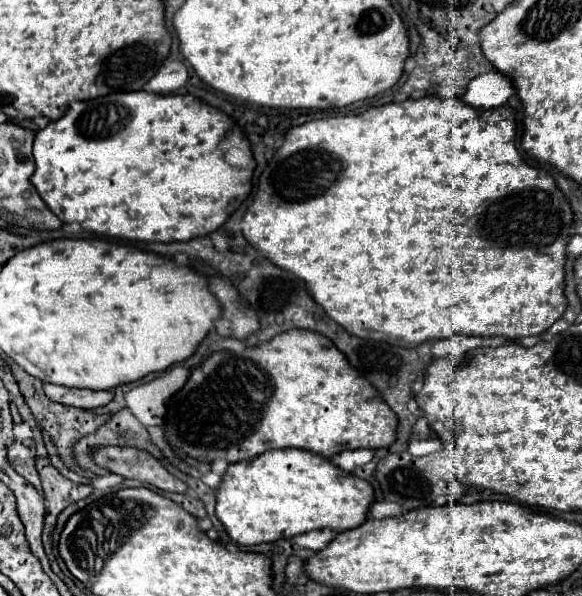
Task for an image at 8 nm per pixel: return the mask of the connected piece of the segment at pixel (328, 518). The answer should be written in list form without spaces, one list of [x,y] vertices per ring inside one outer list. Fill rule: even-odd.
[[[277,449],[249,463],[229,465],[215,491],[215,499],[215,515],[229,539],[237,545],[257,545],[325,527],[339,533],[349,529],[339,525],[361,525],[373,501],[373,487],[315,453]]]

